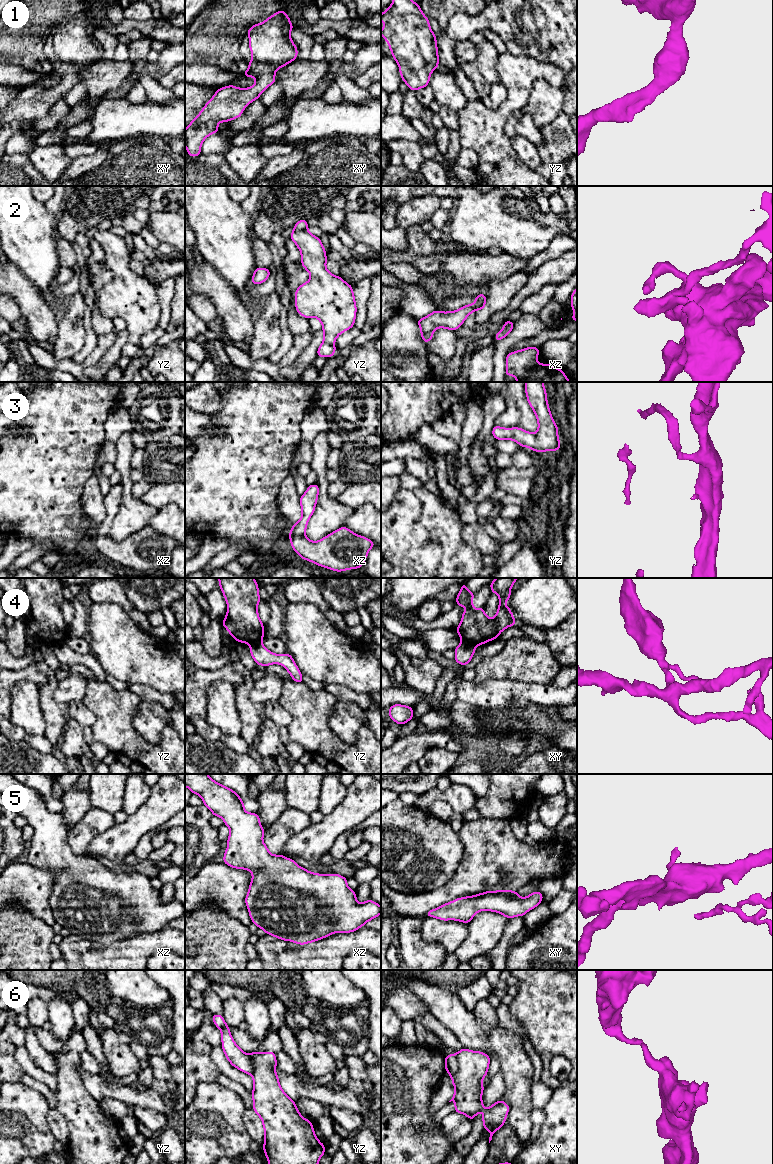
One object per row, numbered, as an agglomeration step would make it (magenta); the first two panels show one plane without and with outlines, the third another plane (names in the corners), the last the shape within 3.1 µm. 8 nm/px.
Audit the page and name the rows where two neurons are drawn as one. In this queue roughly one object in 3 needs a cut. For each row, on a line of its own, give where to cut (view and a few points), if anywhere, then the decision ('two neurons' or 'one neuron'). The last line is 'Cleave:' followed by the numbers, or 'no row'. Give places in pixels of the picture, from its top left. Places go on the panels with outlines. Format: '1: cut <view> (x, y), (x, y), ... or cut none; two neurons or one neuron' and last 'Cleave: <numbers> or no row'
1: cut none; one neuron
2: cut yz (293, 229), (307, 230); two neurons
3: cut none; one neuron
4: cut xy (462, 641), (475, 646); two neurons
5: cut none; one neuron
6: cut xy (454, 1054), (456, 1070), (450, 1074); two neurons
Cleave: 2, 4, 6

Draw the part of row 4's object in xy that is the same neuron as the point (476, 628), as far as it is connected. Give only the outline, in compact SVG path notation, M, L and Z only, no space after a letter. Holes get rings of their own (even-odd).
M496 578L489 585L491 593L499 596L498 610L493 619L484 612L484 606L478 609L473 607L475 592L467 589L466 583L461 584L461 590L456 597L456 605L468 608L462 613L462 619L455 631L462 642L471 646L479 646L497 639L507 627L517 625L513 613L505 601L509 601L511 588L518 578Z

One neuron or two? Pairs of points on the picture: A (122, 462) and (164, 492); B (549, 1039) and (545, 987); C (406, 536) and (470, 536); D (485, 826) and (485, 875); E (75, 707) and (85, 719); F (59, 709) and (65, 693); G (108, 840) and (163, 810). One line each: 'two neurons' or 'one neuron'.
A: two neurons
B: one neuron
C: two neurons
D: one neuron
E: one neuron
F: two neurons
G: one neuron

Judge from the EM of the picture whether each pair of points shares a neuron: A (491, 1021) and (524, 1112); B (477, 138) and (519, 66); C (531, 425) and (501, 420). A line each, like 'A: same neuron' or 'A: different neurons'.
A: different neurons
B: same neuron
C: different neurons

